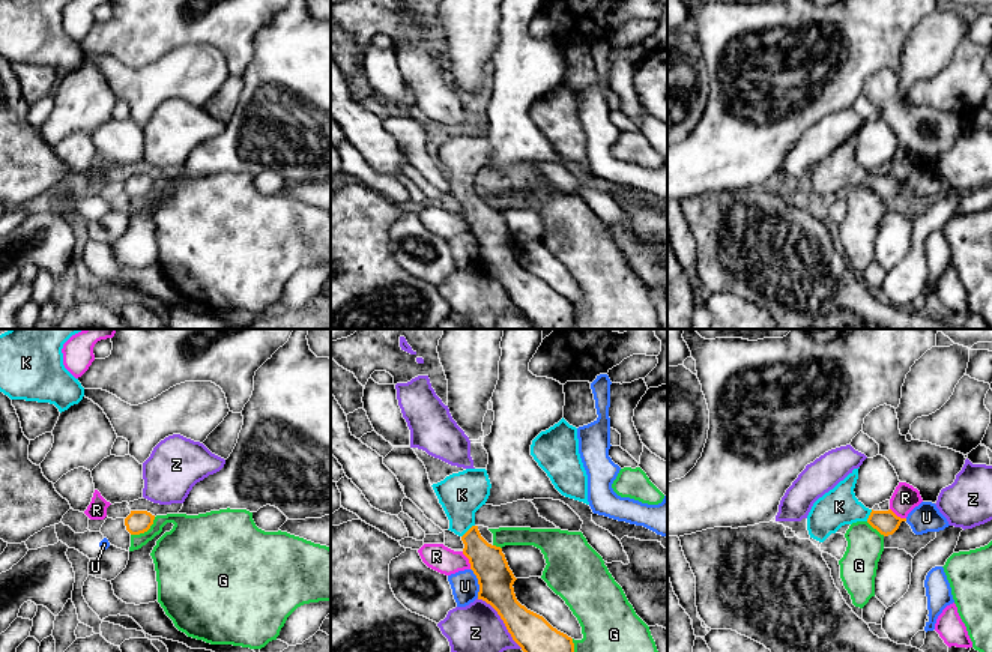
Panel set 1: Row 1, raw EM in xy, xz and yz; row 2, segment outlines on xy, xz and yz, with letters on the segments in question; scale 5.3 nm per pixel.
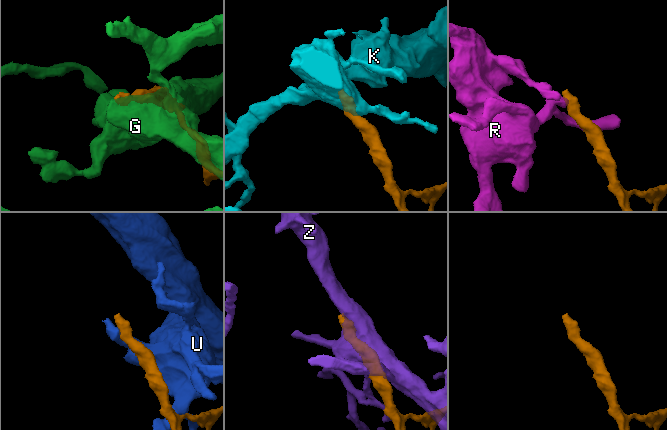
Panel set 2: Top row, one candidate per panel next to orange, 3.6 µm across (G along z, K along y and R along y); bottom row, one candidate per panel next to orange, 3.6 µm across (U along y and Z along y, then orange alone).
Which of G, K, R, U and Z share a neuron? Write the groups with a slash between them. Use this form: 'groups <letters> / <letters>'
groups G / K / R / U / Z

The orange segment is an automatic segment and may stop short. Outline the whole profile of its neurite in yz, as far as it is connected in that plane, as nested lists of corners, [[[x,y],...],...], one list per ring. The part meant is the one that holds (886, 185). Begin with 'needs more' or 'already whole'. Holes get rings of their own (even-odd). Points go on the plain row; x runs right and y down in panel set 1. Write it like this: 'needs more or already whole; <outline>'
needs more; [[[854,132],[833,153],[819,161],[809,179],[807,194],[810,201],[824,206],[842,189],[857,185],[867,185],[881,198],[893,198],[906,182],[897,180],[891,173],[873,174],[866,171],[854,156],[858,143],[858,132]]]

